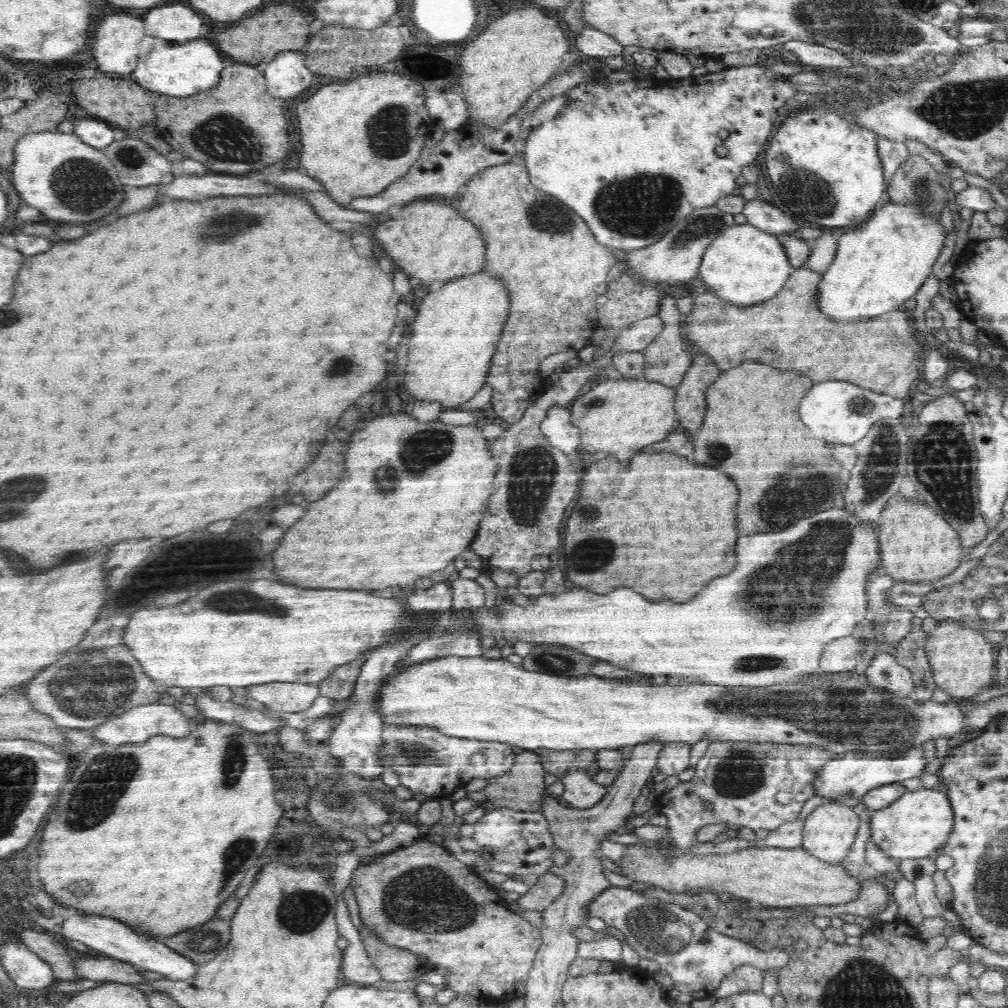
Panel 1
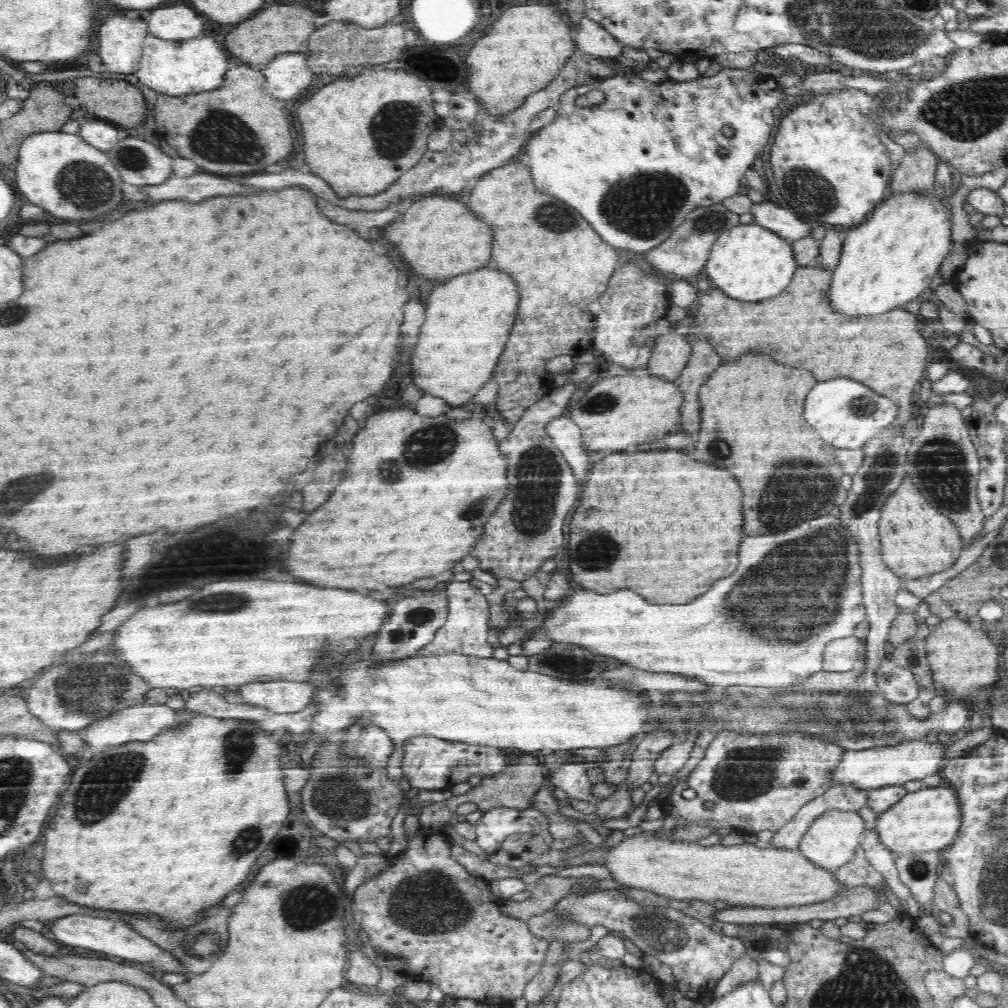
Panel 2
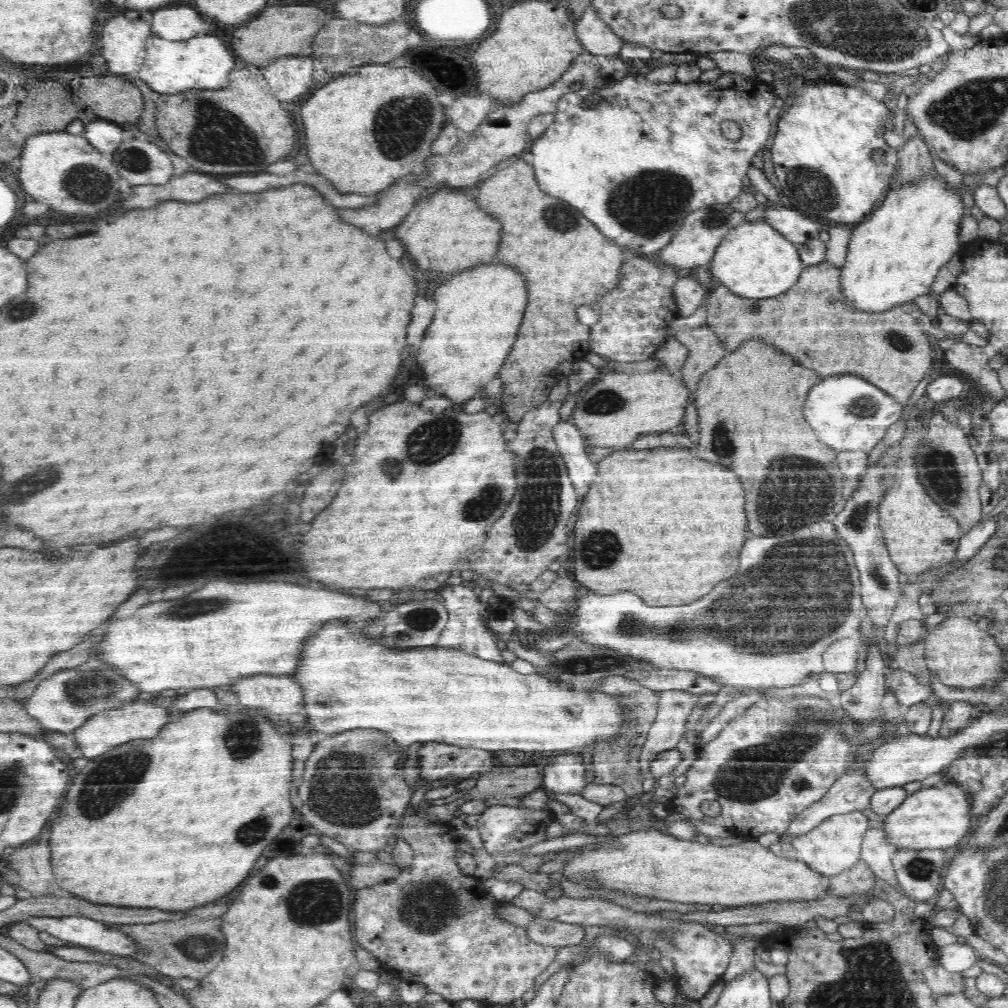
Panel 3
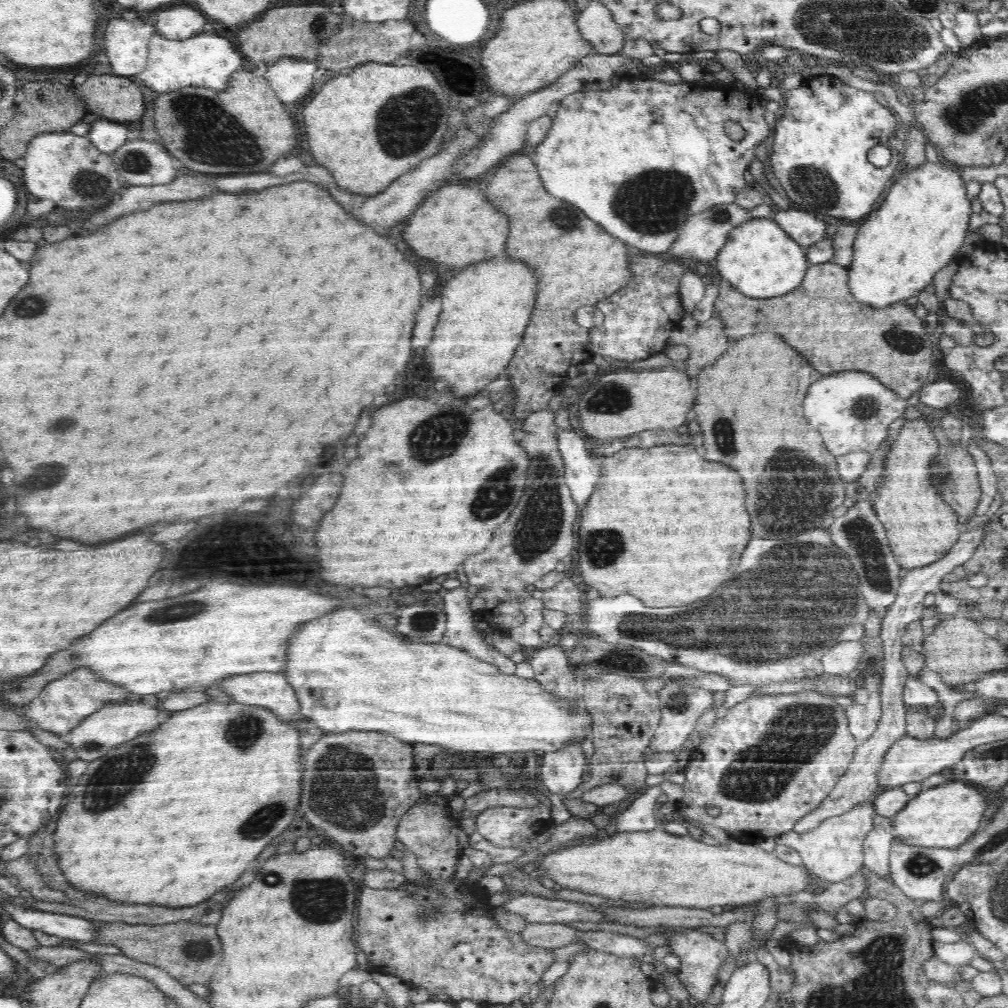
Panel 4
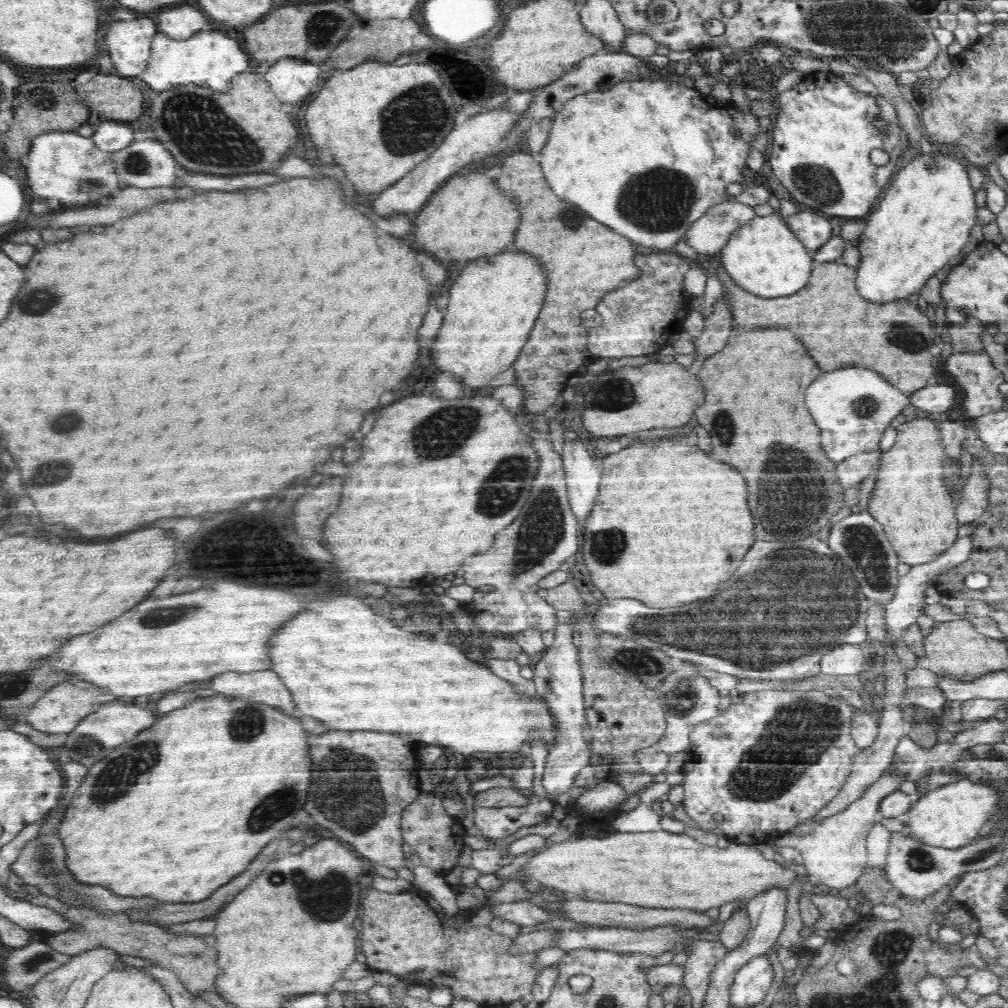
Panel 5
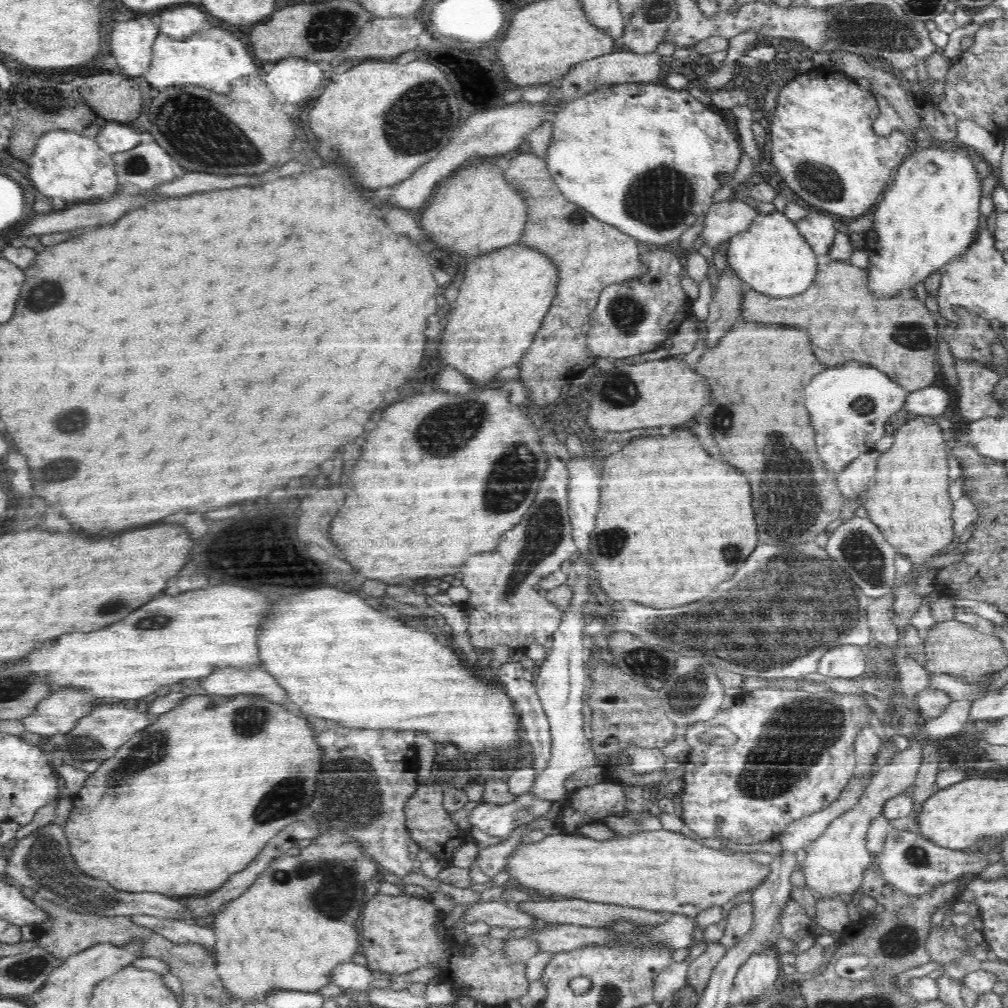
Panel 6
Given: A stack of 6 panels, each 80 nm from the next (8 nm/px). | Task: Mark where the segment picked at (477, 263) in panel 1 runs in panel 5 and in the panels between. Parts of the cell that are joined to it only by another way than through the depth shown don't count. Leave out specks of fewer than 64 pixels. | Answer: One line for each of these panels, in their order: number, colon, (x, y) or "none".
2: (439, 237)
3: (447, 232)
4: (455, 226)
5: (456, 223)

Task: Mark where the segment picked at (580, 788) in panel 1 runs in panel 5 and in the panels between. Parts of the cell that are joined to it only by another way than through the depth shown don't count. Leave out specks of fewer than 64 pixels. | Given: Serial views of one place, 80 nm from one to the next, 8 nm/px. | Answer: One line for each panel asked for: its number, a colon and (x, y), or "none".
2: (571, 777)
3: (564, 773)
4: (561, 771)
5: (557, 677)

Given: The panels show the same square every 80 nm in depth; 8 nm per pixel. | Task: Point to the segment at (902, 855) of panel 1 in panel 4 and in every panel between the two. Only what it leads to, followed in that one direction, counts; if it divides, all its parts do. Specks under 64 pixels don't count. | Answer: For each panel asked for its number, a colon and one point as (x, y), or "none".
2: (927, 820)
3: (938, 817)
4: (945, 816)

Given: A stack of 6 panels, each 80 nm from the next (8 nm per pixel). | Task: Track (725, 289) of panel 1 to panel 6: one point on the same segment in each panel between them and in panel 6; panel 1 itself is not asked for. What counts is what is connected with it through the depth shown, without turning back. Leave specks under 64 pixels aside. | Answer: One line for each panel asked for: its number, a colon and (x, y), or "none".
2: (750, 263)
3: (754, 260)
4: (759, 259)
5: (764, 257)
6: (770, 256)

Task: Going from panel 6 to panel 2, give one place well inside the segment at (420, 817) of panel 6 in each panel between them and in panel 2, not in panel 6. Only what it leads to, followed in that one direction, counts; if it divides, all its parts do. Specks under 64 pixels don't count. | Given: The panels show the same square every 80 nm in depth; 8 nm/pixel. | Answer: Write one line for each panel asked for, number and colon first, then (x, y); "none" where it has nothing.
2: (426, 911)
3: (432, 925)
4: (443, 942)
5: (436, 838)

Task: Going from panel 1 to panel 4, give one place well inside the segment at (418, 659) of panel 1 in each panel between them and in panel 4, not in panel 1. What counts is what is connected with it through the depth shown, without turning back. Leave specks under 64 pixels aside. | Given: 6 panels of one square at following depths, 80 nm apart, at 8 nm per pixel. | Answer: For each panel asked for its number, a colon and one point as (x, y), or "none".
2: (465, 632)
3: (465, 630)
4: (461, 632)

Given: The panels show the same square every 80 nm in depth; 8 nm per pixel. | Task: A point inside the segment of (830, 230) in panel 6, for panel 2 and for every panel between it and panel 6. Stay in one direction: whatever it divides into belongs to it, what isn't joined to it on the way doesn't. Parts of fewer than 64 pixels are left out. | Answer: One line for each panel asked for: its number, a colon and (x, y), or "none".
2: (782, 221)
3: (798, 228)
4: (803, 227)
5: (812, 230)

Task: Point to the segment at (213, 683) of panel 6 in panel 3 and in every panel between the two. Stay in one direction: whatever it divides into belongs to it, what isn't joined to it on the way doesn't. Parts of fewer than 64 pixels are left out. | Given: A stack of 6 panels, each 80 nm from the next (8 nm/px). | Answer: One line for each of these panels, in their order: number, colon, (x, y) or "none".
3: (281, 696)
4: (269, 689)
5: (265, 687)

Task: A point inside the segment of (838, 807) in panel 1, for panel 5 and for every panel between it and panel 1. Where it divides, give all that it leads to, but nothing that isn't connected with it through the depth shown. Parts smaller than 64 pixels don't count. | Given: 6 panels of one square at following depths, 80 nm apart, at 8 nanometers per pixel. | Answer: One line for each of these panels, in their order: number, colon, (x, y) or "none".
2: (831, 840)
3: (834, 845)
4: (833, 851)
5: (834, 853)

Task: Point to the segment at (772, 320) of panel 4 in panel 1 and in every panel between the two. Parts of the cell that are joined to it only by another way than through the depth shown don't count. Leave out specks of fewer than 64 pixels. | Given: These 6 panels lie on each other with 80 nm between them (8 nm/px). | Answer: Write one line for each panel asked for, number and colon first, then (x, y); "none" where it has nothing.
1: (883, 355)
2: (889, 354)
3: (812, 322)

